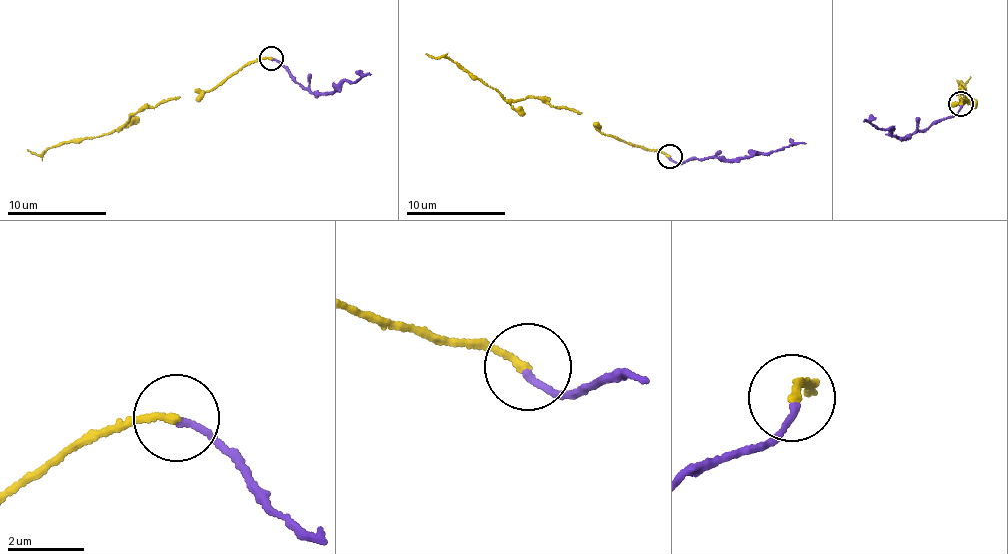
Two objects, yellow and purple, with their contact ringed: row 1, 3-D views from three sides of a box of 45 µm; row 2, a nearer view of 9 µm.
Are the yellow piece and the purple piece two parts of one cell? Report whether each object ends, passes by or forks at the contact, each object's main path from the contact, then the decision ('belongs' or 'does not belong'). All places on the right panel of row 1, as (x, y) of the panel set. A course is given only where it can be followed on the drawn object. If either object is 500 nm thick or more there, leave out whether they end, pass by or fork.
yellow ends | purple ends | yellow via (960, 104), (967, 99), (961, 105), (958, 91), (970, 100), (960, 84), (970, 75) | purple via (960, 106), (956, 114), (907, 139), (893, 134), (890, 128), (879, 130), (864, 121) | belongs

